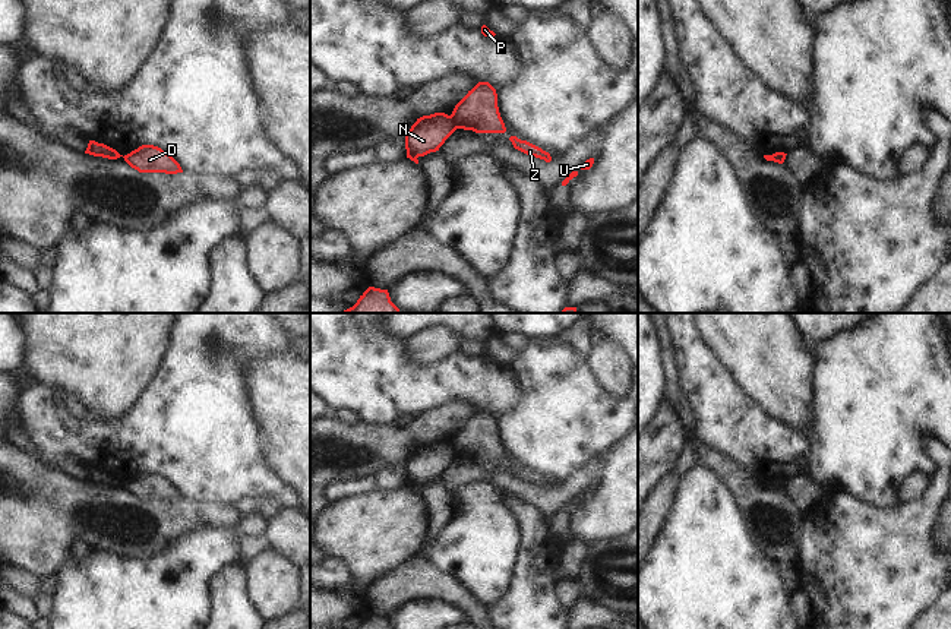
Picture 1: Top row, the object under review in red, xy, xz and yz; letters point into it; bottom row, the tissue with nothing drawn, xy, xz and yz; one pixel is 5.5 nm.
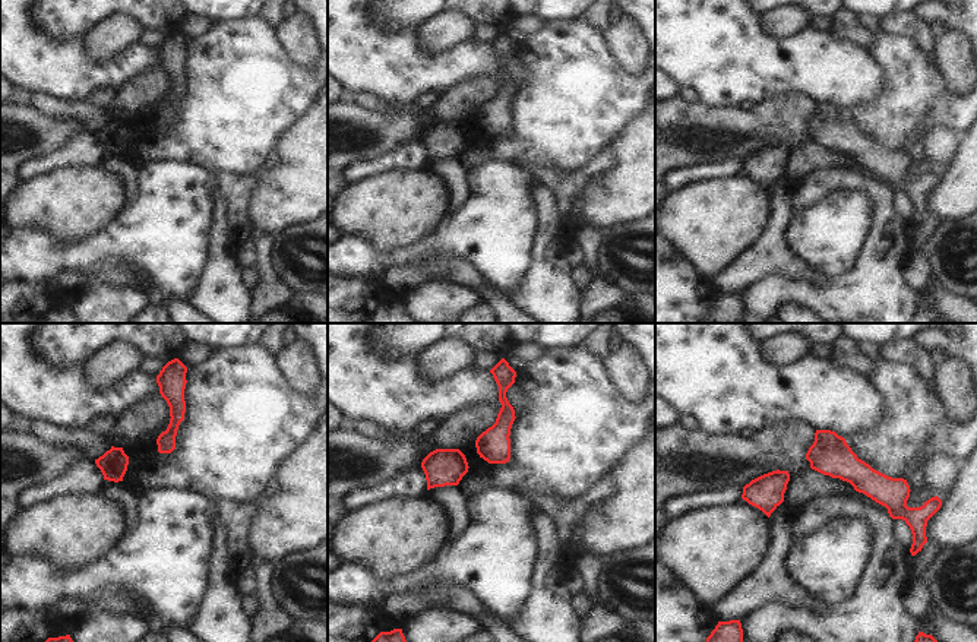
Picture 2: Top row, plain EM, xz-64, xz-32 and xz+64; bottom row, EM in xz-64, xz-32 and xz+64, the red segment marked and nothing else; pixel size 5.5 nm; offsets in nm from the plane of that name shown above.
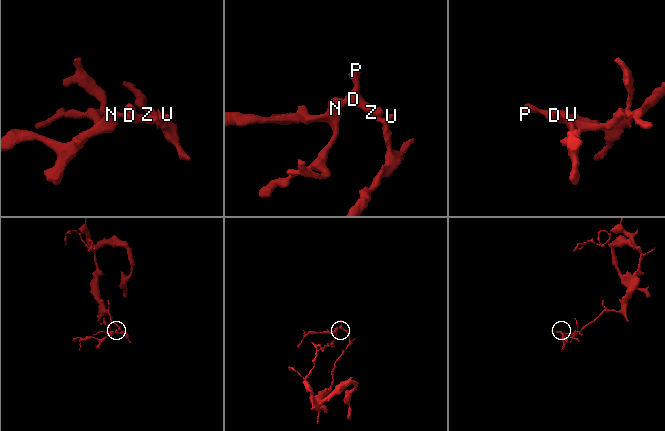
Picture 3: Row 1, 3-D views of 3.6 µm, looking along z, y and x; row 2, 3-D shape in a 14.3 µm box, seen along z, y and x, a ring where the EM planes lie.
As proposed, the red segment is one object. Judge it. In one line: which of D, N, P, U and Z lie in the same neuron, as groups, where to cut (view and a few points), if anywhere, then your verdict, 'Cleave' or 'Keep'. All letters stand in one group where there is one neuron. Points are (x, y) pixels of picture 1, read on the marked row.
Groups: D P U Z / N. Split along xz (451, 114), (458, 127). Cleave

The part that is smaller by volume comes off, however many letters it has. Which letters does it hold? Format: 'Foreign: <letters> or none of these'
Foreign: N

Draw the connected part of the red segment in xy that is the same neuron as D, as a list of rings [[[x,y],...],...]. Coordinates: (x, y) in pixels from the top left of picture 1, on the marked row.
[[[142,145],[123,158],[139,173],[183,173],[180,164],[170,154],[154,145]]]

